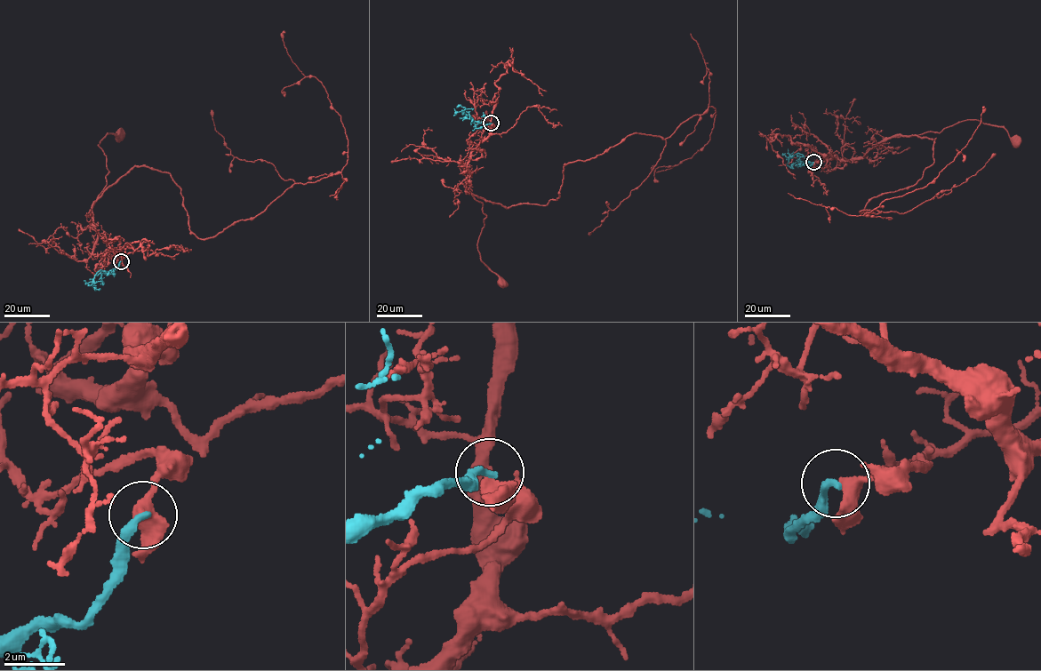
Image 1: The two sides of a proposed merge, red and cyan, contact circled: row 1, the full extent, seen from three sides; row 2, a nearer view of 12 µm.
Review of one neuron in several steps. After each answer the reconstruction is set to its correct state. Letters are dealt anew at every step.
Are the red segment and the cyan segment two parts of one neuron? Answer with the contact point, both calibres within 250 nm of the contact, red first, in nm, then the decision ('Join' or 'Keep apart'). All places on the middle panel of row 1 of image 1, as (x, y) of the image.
Place: (491, 123). Thickness 400 nm (red) against 280 nm. Keep apart

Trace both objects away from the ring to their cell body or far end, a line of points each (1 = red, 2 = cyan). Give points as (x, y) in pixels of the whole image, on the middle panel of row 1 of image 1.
1: (491, 123), (468, 163), (468, 188), (483, 203), (485, 214), (477, 246), (481, 260), (501, 282)
2: (491, 123), (476, 128), (468, 115), (463, 120), (469, 118), (466, 111)

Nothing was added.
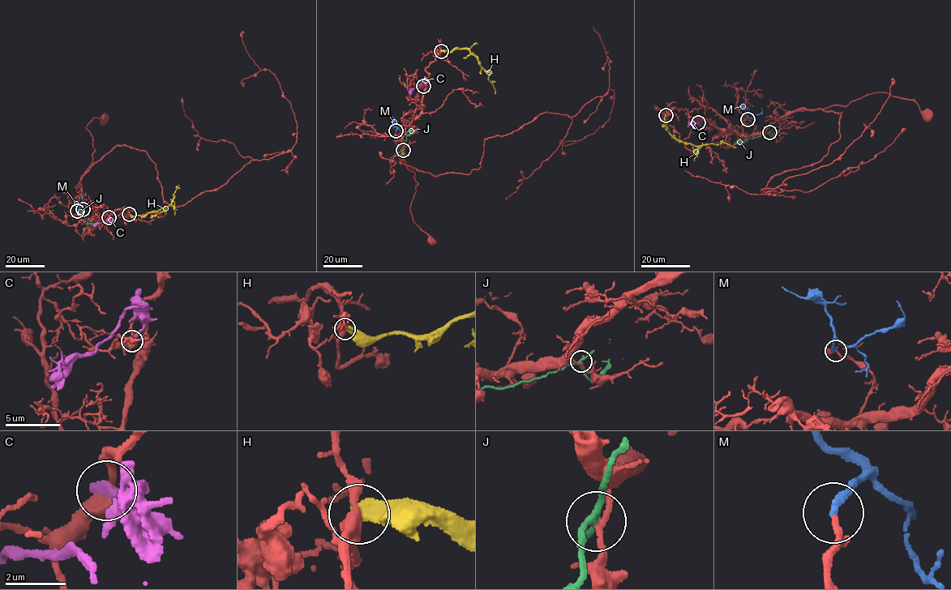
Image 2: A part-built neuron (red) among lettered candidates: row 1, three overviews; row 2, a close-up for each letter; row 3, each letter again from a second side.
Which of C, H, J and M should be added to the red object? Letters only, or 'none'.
M

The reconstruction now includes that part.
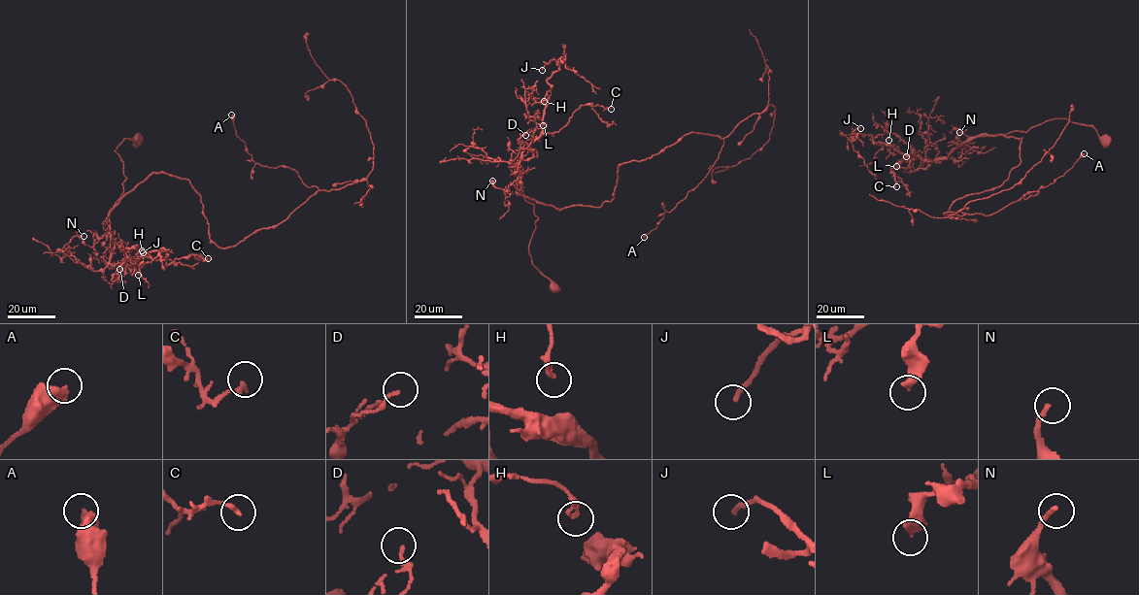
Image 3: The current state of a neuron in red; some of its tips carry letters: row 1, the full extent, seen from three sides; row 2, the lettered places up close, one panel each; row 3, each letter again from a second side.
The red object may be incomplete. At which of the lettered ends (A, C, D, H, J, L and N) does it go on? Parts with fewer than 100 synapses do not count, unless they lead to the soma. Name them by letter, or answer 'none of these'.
none of these

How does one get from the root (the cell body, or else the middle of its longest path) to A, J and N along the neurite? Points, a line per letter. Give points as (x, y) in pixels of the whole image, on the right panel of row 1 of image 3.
A: (1103, 142), (1065, 118), (991, 135), (1021, 138), (1021, 162), (943, 214), (995, 214), (1084, 153)
J: (1103, 142), (1092, 127), (1055, 118), (912, 159), (871, 135), (851, 134), (860, 128)
N: (1103, 142), (1092, 127), (1065, 118), (1046, 120), (1026, 131), (969, 138), (961, 149), (959, 132)

